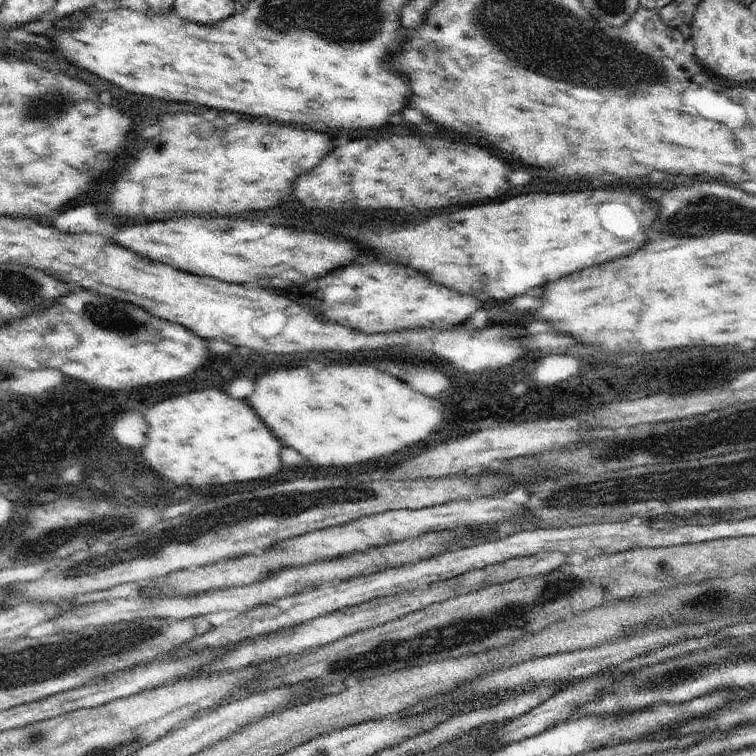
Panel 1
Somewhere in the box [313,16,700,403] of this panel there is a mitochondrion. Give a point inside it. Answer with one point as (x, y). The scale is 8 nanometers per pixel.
(651, 72)

